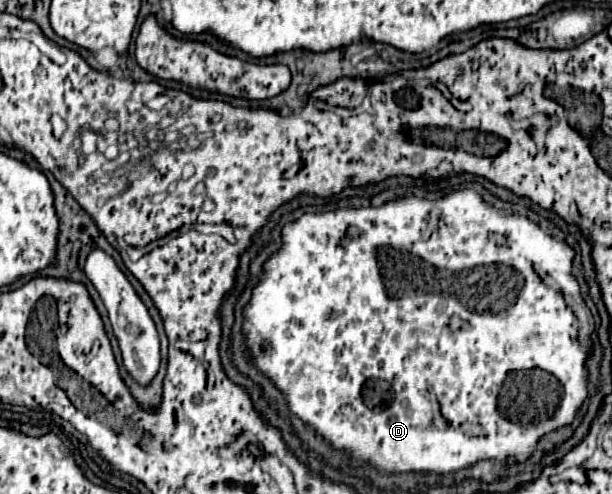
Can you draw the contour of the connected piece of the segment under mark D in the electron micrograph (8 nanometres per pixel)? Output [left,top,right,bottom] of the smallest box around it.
[244,190,592,474]

